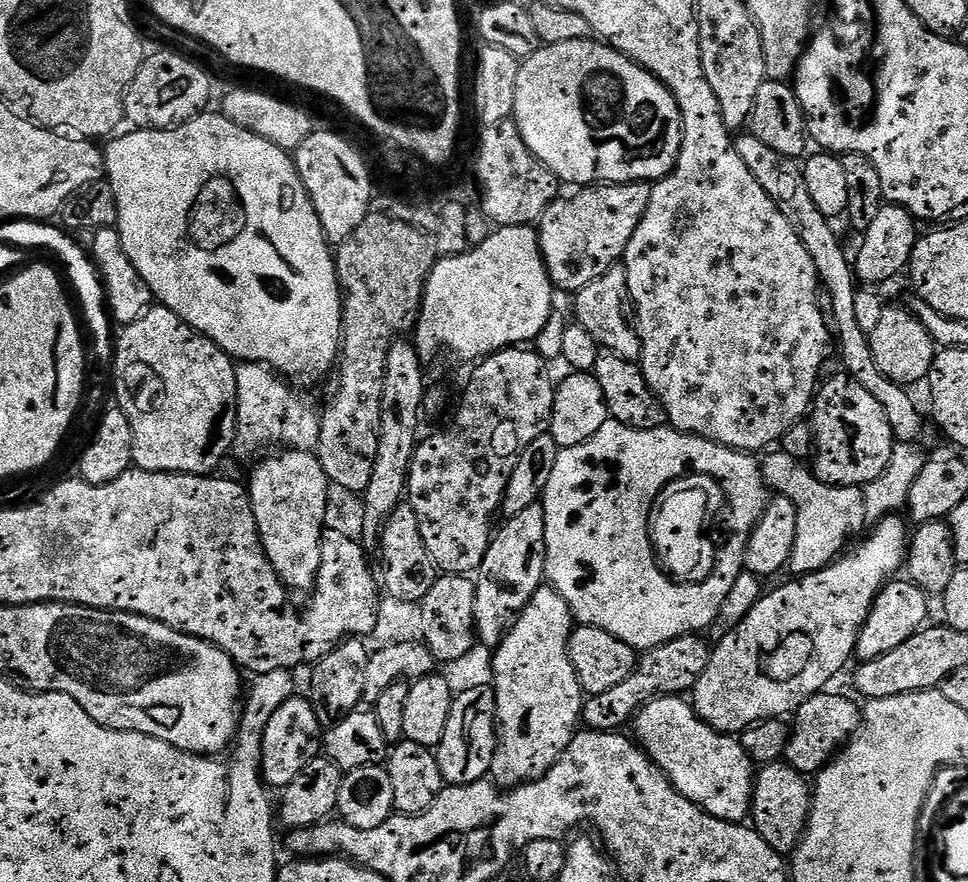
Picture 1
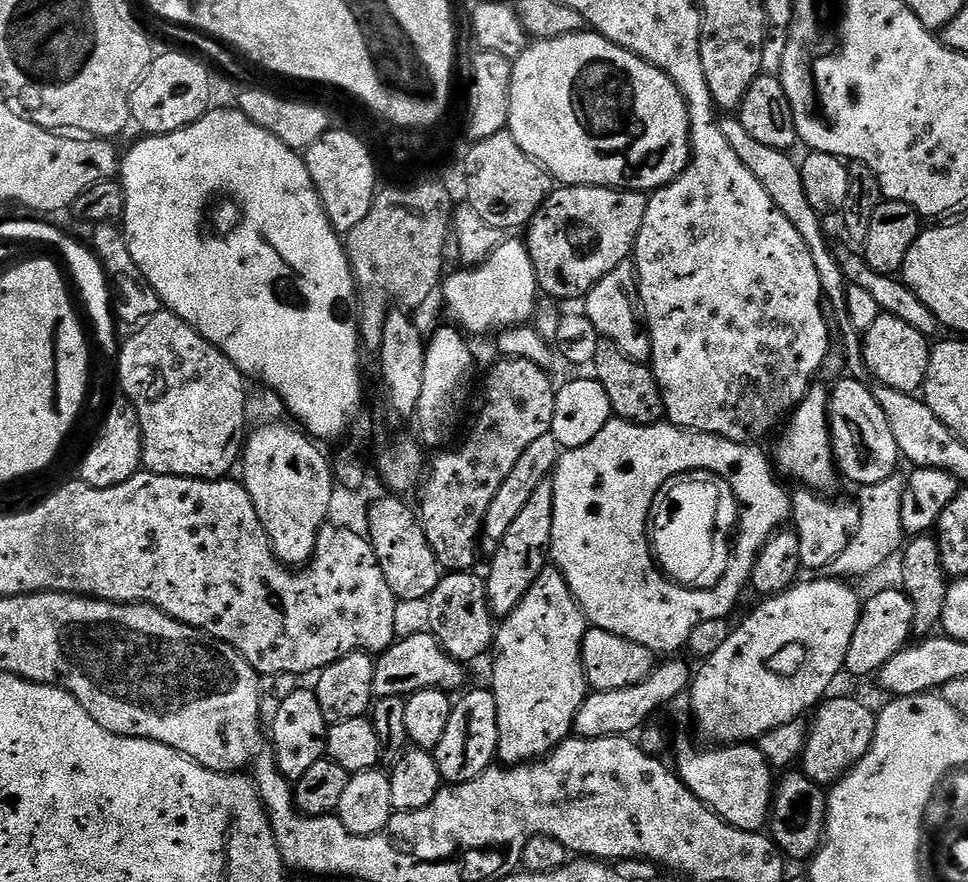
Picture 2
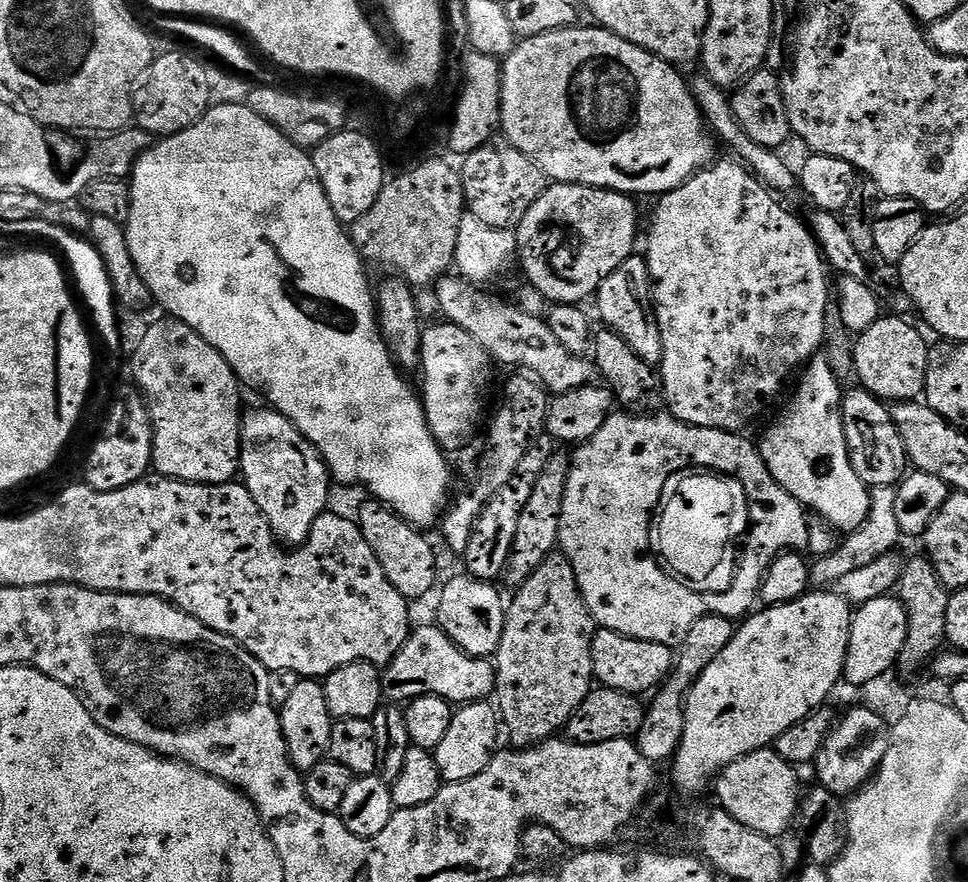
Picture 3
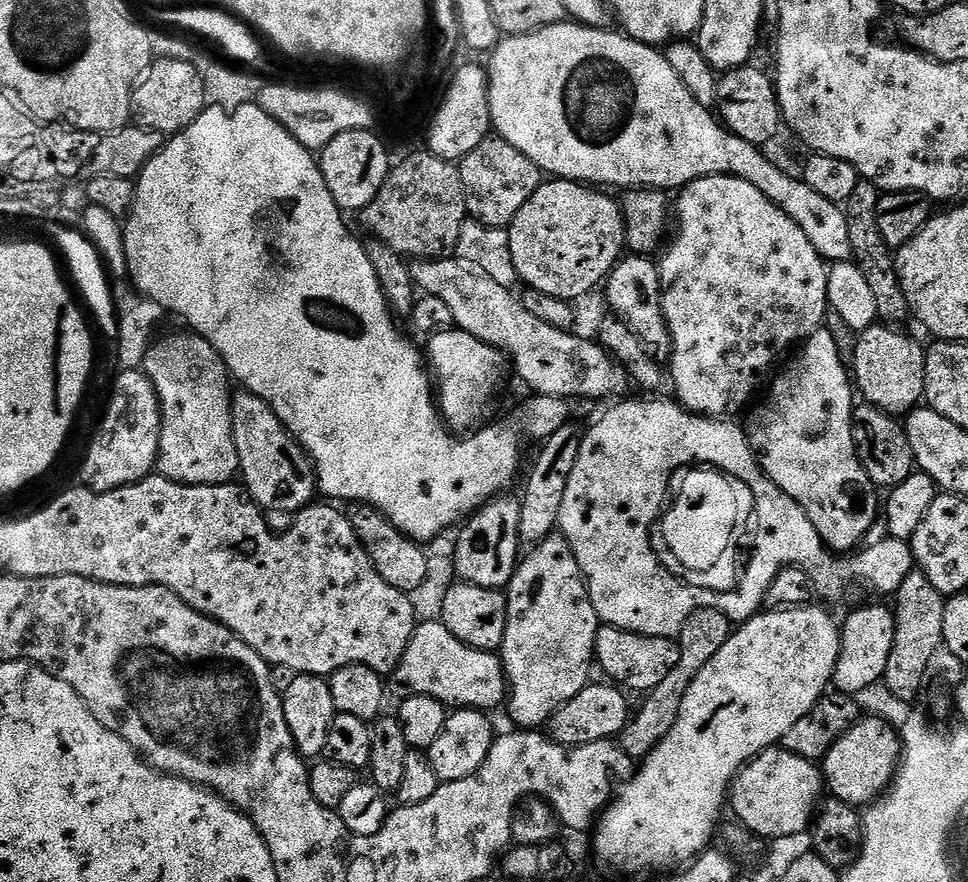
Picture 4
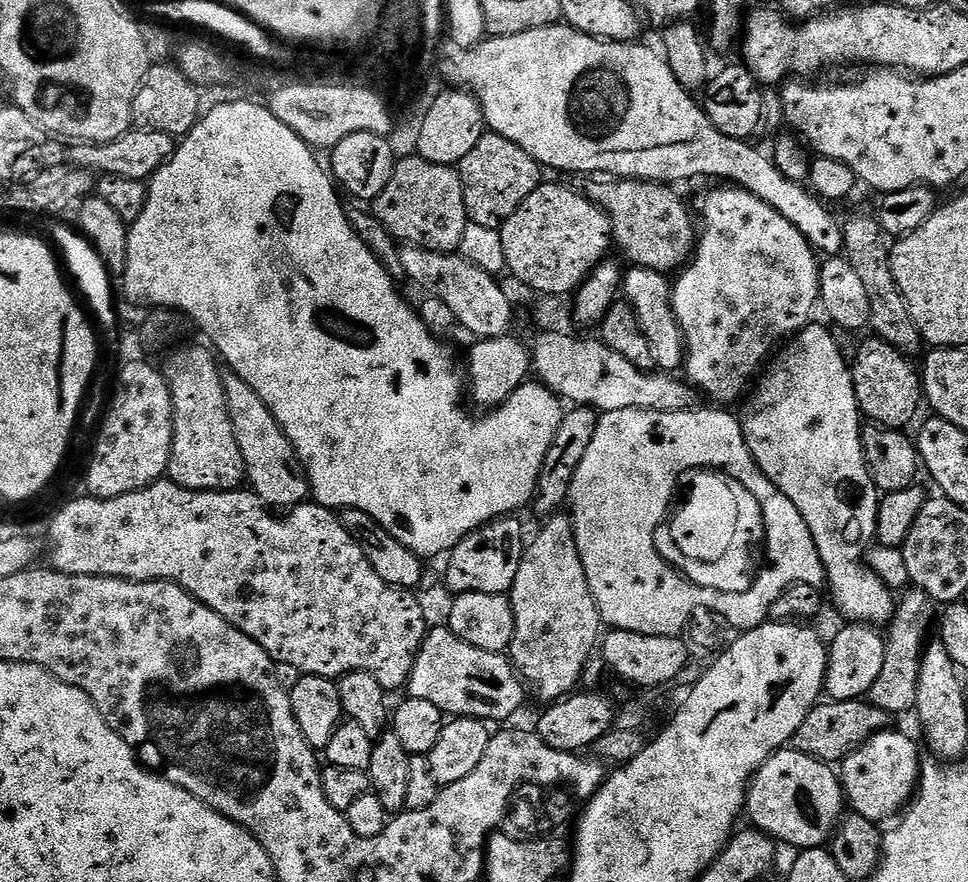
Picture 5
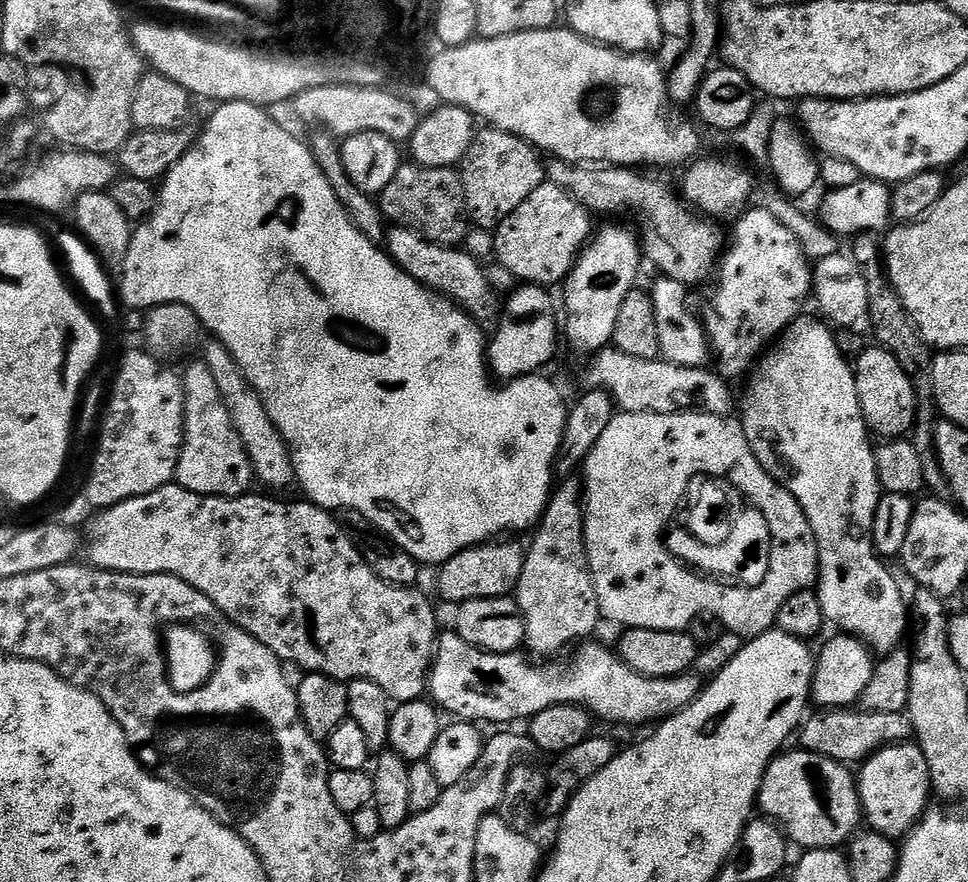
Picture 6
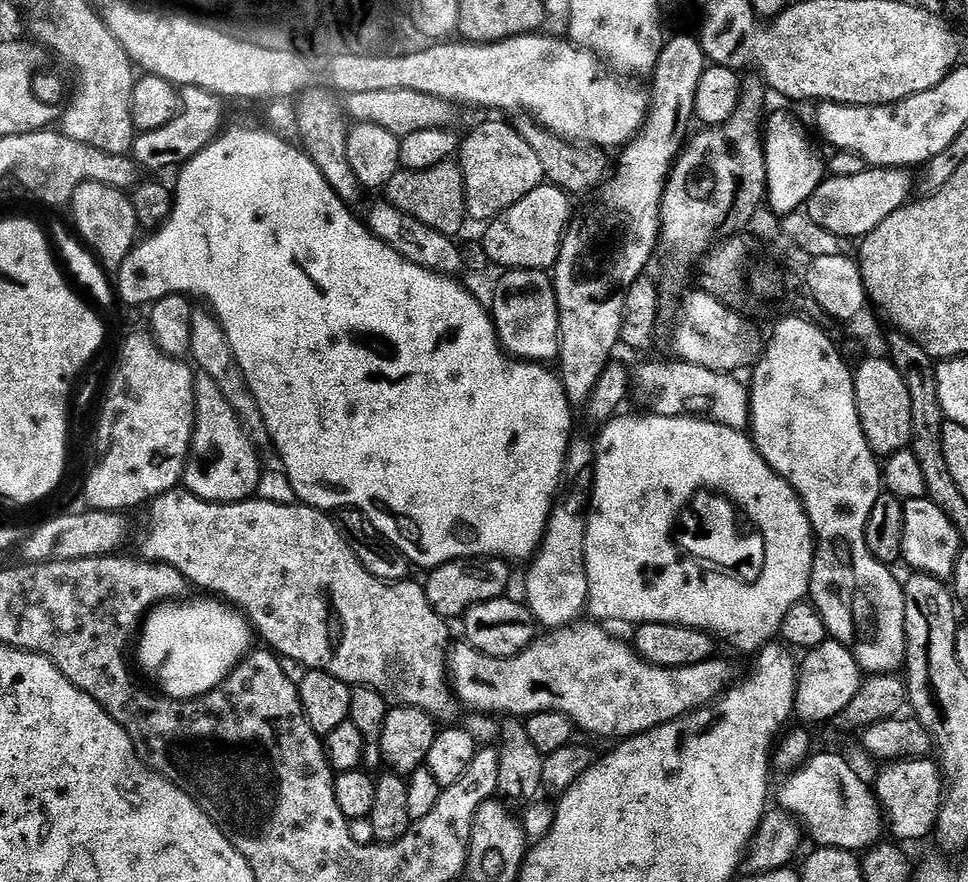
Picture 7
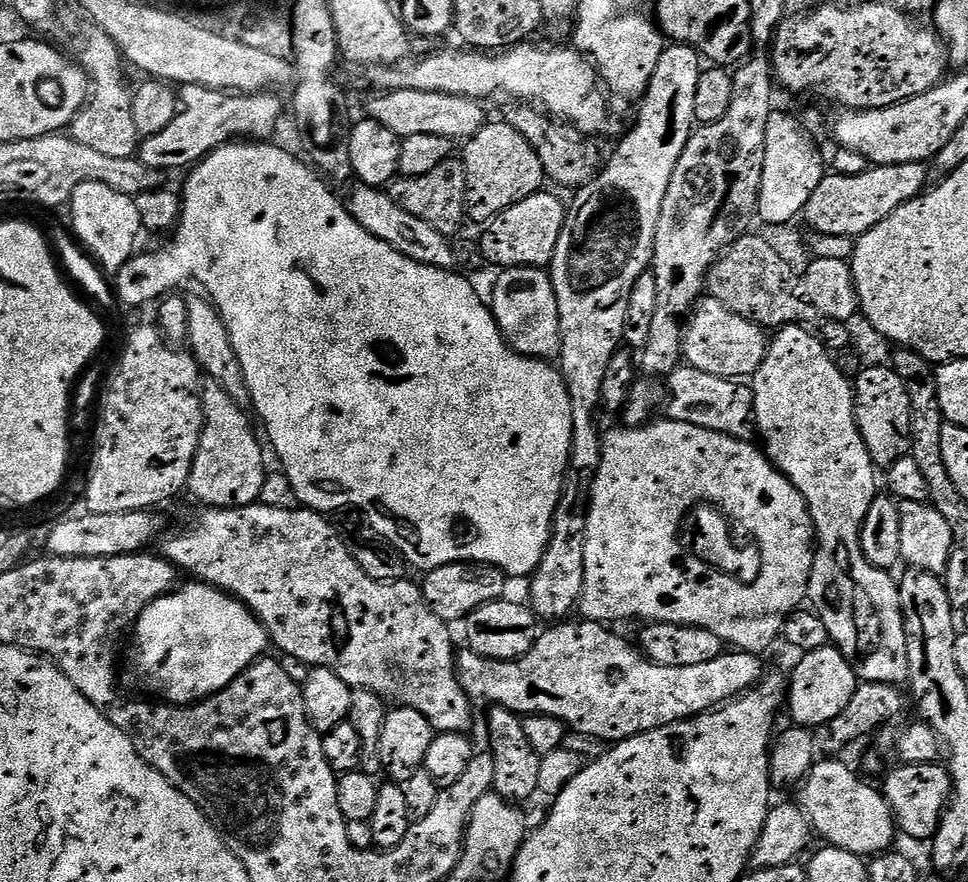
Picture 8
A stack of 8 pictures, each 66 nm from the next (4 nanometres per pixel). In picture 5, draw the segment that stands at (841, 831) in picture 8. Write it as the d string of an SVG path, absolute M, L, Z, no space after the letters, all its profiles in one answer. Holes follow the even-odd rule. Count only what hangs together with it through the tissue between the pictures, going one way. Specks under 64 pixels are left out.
M785 746L753 776L748 787L746 816L752 819L749 820L751 827L767 832L781 845L793 844L796 850L803 850L831 841L845 815L844 808L846 812L844 785L840 783L837 769L805 752L797 752L795 747Z

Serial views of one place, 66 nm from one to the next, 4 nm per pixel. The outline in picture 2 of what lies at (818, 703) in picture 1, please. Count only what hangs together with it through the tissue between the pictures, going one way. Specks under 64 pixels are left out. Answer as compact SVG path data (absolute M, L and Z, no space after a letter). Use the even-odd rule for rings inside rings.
M834 696L825 699L815 709L811 717L813 720L810 720L808 741L804 744L802 757L804 775L821 786L831 785L839 780L856 761L862 759L870 750L876 733L875 711L871 712L862 701L855 700L852 696Z

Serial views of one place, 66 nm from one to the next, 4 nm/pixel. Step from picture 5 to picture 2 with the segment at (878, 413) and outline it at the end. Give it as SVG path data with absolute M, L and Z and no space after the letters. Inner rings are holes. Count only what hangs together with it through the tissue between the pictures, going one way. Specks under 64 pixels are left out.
M882 314L868 332L863 333L864 364L871 379L890 386L890 390L919 393L924 386L926 370L930 366L930 340L902 318Z

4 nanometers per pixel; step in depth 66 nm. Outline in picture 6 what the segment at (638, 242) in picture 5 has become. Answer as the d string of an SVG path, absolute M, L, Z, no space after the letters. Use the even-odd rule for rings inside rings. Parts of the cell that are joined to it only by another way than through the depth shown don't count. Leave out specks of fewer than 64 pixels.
M555 158L546 164L547 183L571 194L589 212L633 212L640 223L638 239L643 255L660 274L676 280L681 286L702 283L711 272L713 275L717 271L718 261L726 248L725 237L723 240L703 215L690 210L689 205L662 181L639 176L636 172L639 171L632 166L589 166Z

